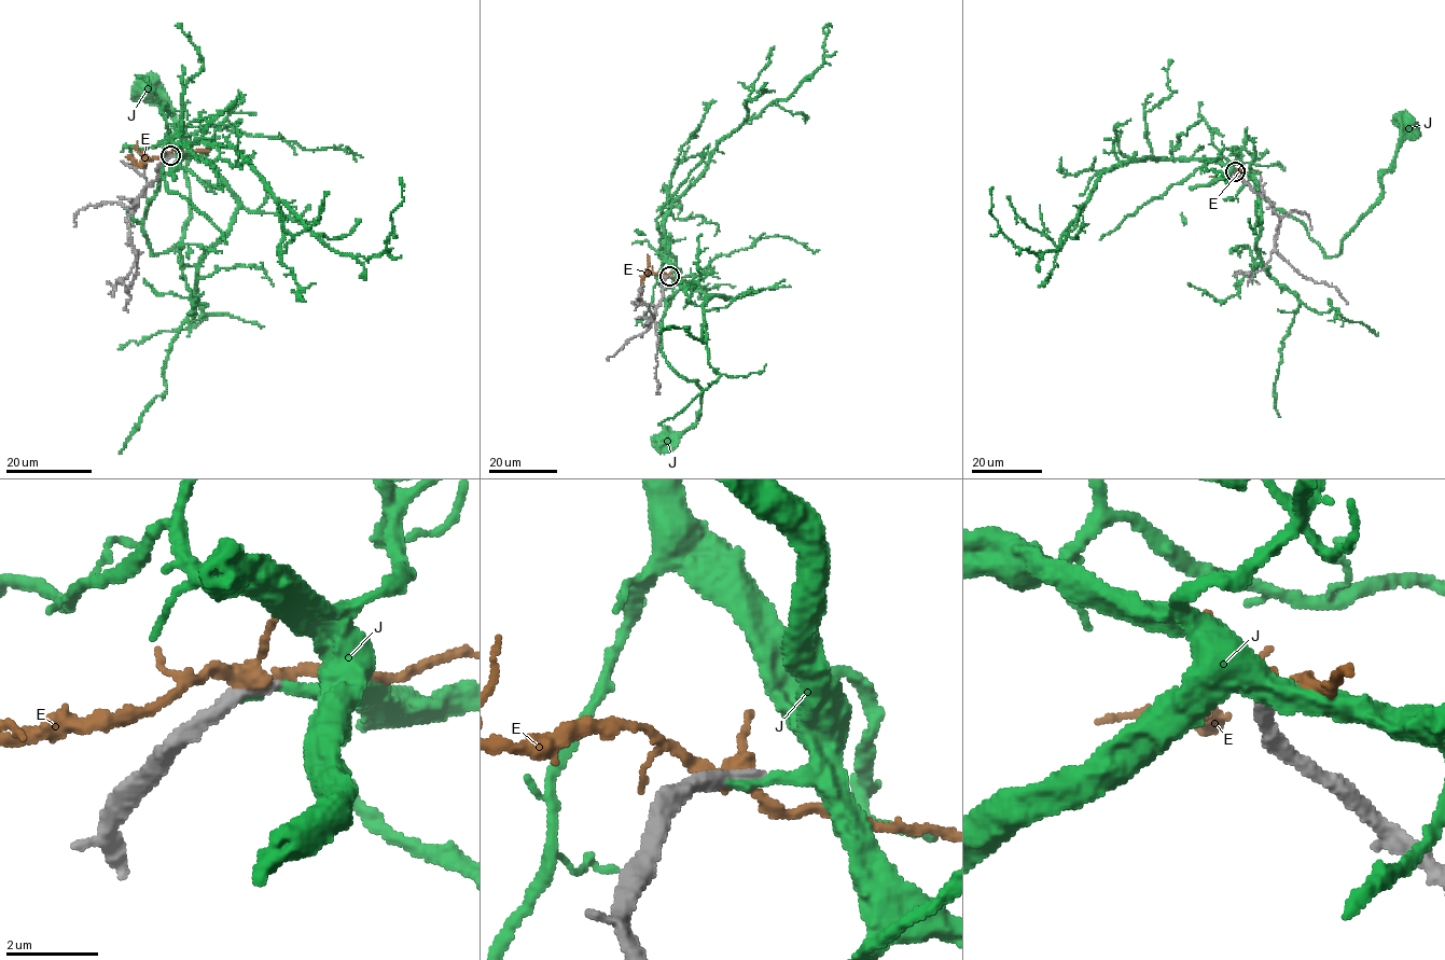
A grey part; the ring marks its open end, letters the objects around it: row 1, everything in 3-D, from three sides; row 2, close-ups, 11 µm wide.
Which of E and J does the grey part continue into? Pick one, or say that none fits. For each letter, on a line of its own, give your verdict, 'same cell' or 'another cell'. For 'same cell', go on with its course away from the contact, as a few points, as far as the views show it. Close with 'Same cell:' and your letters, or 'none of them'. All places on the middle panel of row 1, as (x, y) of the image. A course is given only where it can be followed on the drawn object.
E: another cell
J: same cell | via (670, 276), (677, 278), (679, 288), (665, 302), (662, 355), (702, 390), (698, 418), (678, 439), (662, 442)
Same cell: J

